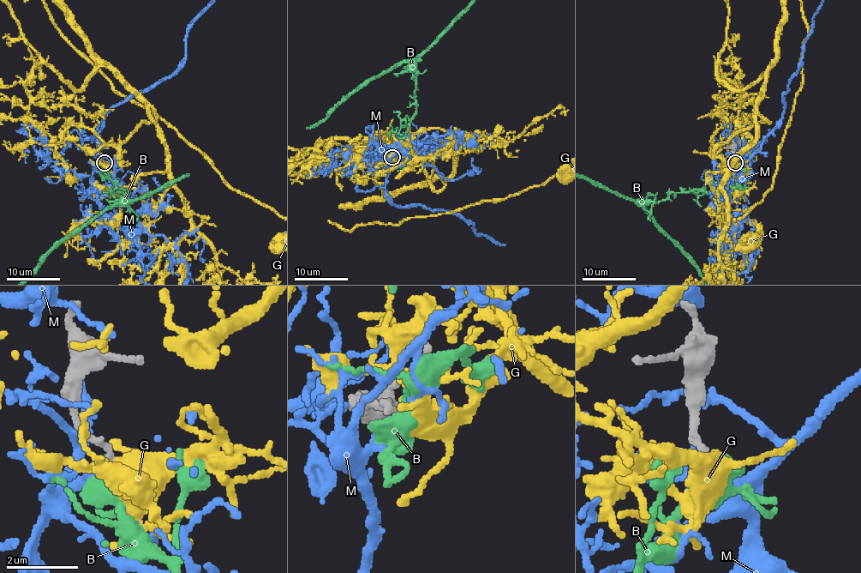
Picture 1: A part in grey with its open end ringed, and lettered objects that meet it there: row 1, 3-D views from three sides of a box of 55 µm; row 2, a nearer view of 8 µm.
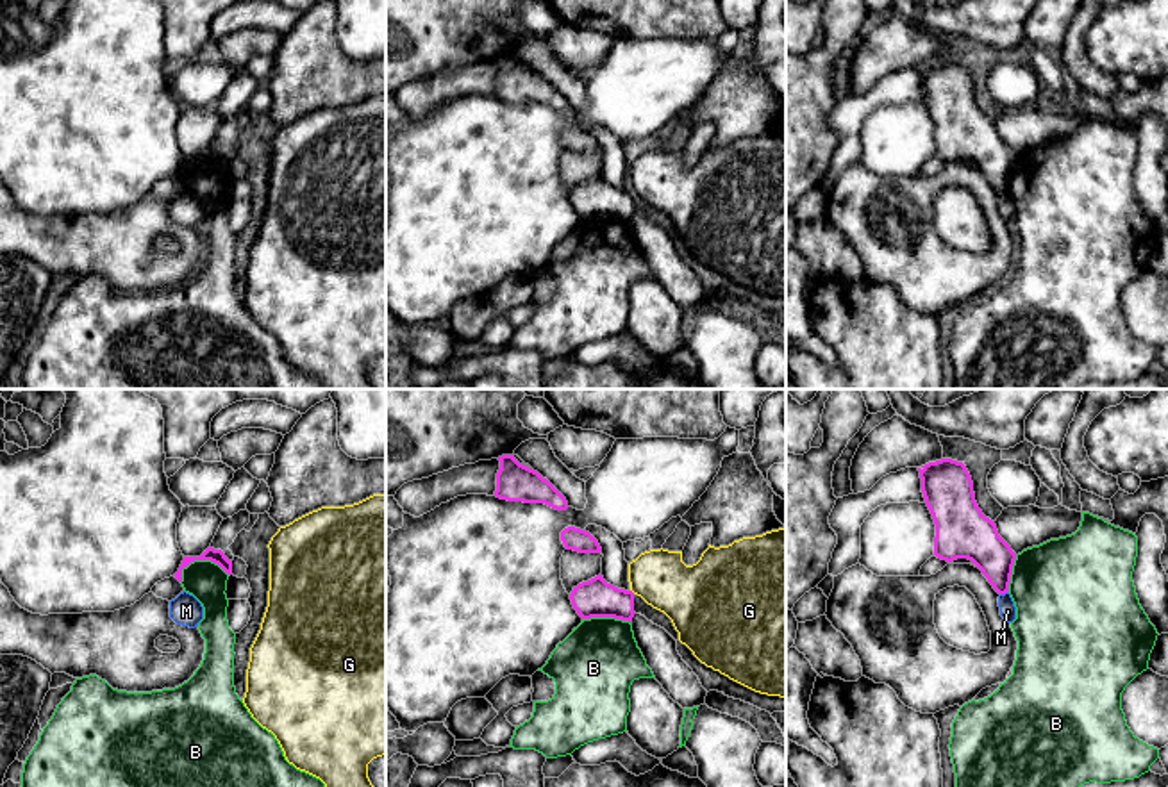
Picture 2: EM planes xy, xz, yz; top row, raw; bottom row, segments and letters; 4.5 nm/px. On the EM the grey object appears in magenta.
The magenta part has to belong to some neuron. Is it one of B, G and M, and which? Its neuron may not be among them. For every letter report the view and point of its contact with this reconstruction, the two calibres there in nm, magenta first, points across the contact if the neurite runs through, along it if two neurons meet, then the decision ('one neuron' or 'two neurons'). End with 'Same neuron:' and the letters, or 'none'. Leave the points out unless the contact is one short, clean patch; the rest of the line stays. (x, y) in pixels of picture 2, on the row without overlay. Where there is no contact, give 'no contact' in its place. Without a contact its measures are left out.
B: meets magenta in xy at (199, 159); 70 nm thick on the magenta side, 180 nm on the other; border along xy (229, 175), (209, 161), (191, 161), (183, 170), (181, 182); two neurons
G: no contact; one neuron
M: meets magenta in yz at (1004, 193); 180 nm thick on the magenta side, 80 nm on the other; border along yz (1008, 191), (1001, 195); two neurons
Same neuron: G

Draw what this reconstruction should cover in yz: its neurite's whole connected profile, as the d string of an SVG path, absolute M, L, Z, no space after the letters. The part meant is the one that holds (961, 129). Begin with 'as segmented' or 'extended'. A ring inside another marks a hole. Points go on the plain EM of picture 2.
as segmented; M941 59L918 71L936 125L934 155L947 162L968 159L998 195L1009 193L1016 153L979 109L966 66Z

